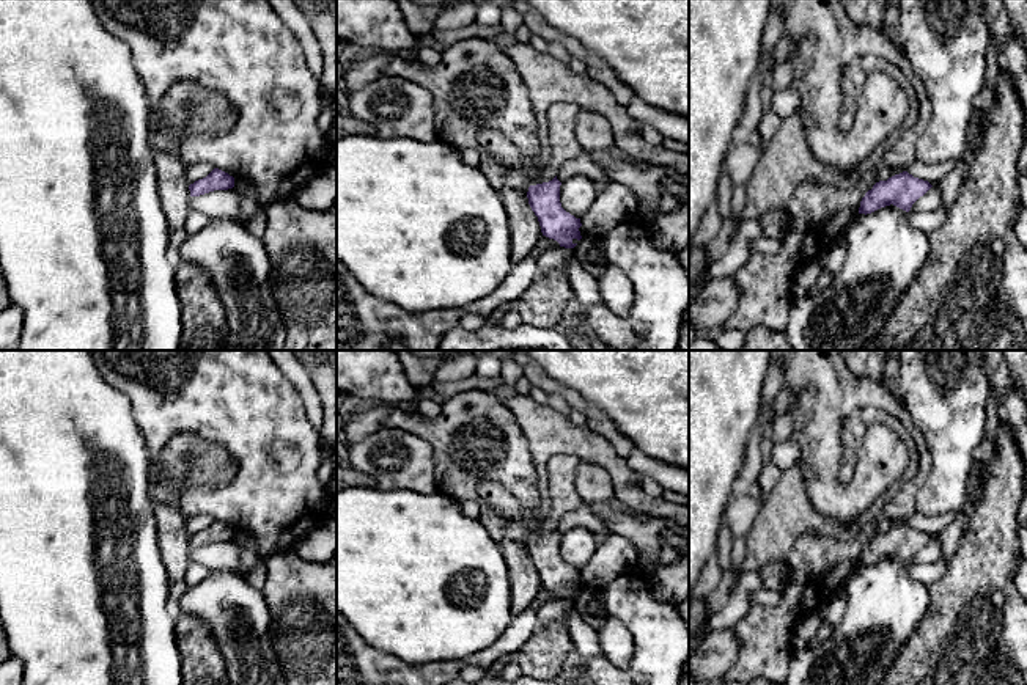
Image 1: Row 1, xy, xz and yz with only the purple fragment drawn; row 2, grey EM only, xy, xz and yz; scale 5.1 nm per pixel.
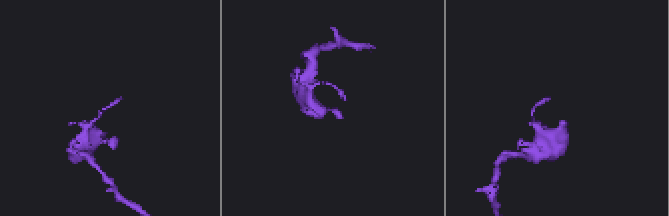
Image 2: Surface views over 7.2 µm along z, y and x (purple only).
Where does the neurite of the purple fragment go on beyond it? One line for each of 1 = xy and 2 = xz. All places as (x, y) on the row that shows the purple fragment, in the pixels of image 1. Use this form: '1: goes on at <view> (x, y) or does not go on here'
1: does not go on here
2: does not go on here

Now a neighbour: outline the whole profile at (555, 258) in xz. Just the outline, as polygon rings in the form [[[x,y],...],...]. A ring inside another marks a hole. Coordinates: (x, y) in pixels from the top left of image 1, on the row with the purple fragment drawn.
[[[565,247],[550,248],[547,251],[543,251],[536,258],[536,264],[541,273],[550,272],[554,269],[566,270],[566,262],[568,262],[568,248]]]

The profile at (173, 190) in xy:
[[[154,151],[154,167],[157,170],[160,207],[170,231],[186,226],[190,212],[190,184],[186,176],[186,165],[168,151]]]

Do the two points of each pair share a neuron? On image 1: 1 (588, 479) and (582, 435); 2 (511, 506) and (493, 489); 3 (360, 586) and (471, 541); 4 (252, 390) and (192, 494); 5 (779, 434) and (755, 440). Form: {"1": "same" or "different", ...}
{"1": "different", "2": "same", "3": "same", "4": "same", "5": "different"}

